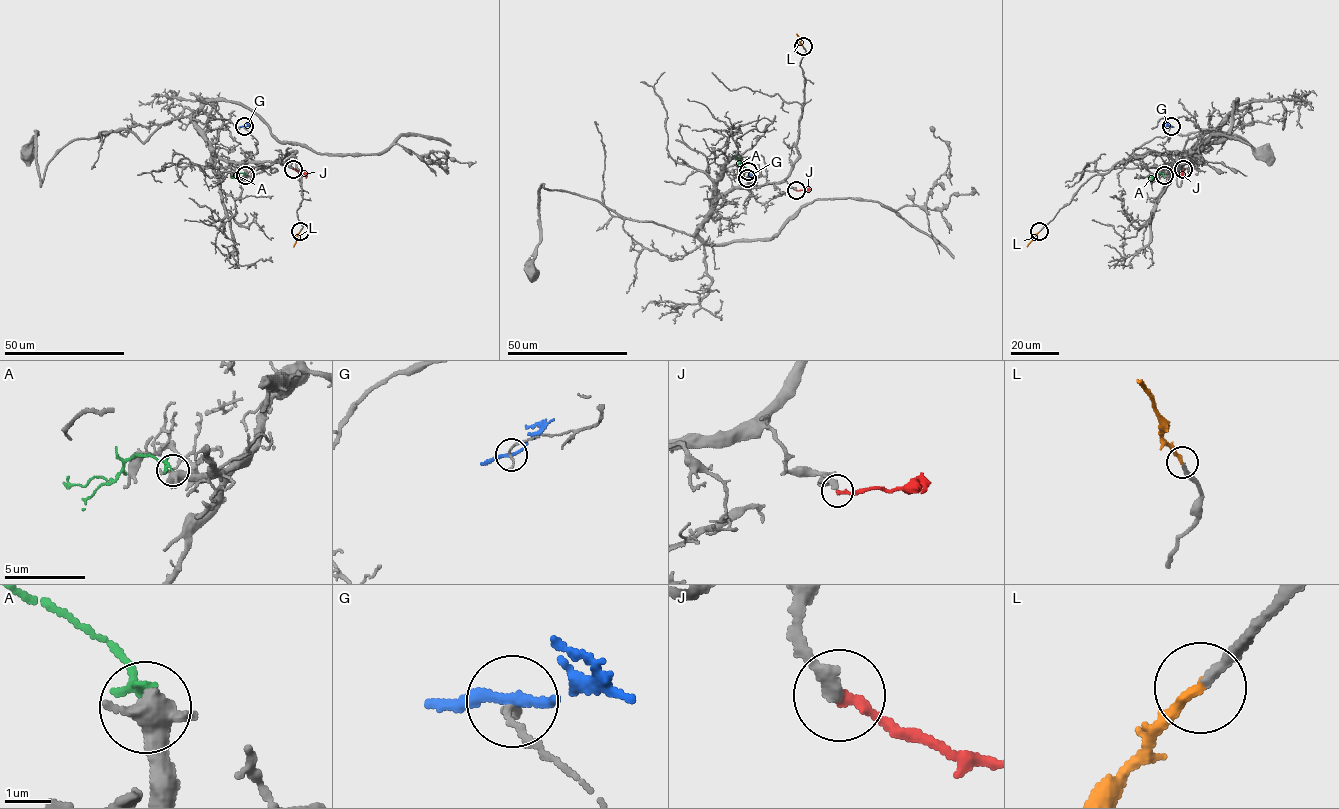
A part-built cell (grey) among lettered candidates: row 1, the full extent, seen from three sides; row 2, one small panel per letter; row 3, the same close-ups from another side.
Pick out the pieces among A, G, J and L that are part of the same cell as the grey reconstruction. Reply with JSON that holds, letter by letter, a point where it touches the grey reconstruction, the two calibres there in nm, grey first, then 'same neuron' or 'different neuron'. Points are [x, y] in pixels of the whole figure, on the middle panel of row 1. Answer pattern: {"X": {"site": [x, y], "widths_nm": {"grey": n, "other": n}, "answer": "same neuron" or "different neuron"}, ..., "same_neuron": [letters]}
{"A": {"site": [748, 171], "widths_nm": {"grey": 480, "other": 200}, "answer": "different neuron"}, "G": {"site": [747, 178], "widths_nm": {"grey": 160, "other": 320}, "answer": "different neuron"}, "J": {"site": [796, 190], "widths_nm": {"grey": 320, "other": 240}, "answer": "different neuron"}, "L": {"site": [803, 46], "widths_nm": {"grey": 240, "other": 240}, "answer": "same neuron"}, "same_neuron": ["L"]}

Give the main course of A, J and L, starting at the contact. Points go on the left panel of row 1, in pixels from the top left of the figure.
A: (245, 175), (238, 173), (231, 177)
J: (293, 168), (303, 172), (306, 178)
L: (300, 232), (293, 247)

